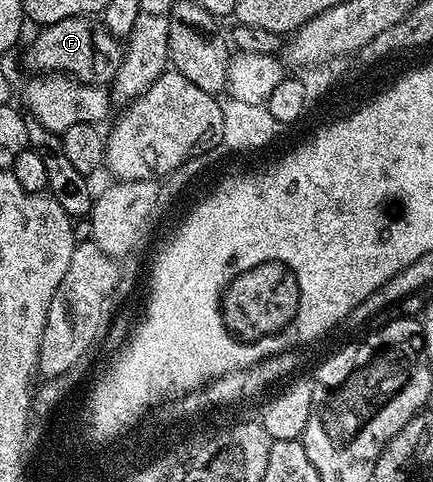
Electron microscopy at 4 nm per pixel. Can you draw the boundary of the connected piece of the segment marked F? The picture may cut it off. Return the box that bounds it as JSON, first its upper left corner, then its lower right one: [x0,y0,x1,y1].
[23,16,123,84]

